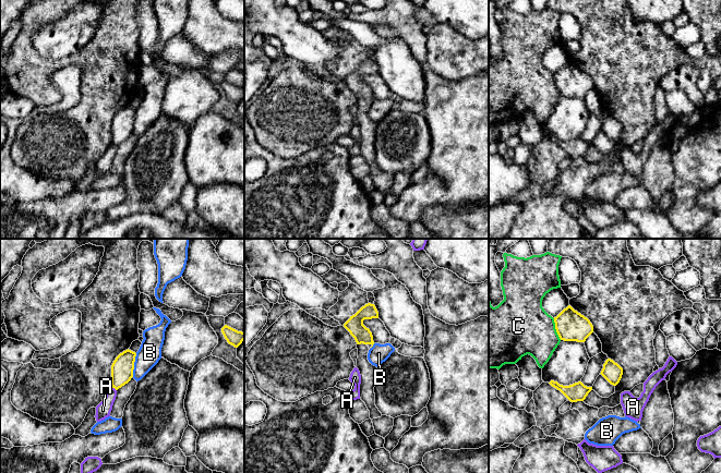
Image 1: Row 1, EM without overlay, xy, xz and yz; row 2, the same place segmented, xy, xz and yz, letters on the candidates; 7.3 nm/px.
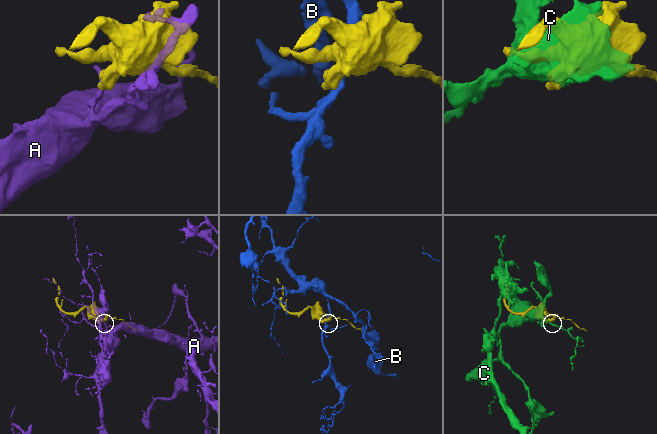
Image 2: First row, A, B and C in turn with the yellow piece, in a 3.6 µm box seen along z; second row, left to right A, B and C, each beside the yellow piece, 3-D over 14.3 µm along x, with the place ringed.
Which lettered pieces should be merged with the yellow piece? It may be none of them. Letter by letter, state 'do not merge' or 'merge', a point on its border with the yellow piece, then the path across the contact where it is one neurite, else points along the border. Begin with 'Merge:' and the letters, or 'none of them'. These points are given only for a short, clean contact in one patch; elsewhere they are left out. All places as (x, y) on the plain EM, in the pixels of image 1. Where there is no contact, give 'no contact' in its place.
Merge: none of them
A: do not merge | xy (113, 143) | along xy (111, 143), (116, 146)
B: do not merge | xy (133, 121)
C: do not merge | yz (555, 84)

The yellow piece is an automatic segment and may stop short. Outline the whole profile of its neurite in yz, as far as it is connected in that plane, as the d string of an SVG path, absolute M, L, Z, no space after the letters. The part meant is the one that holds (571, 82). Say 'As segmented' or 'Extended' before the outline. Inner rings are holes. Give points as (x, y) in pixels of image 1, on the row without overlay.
As segmented. M570 61L554 73L555 85L561 96L585 98L593 88L590 76Z

